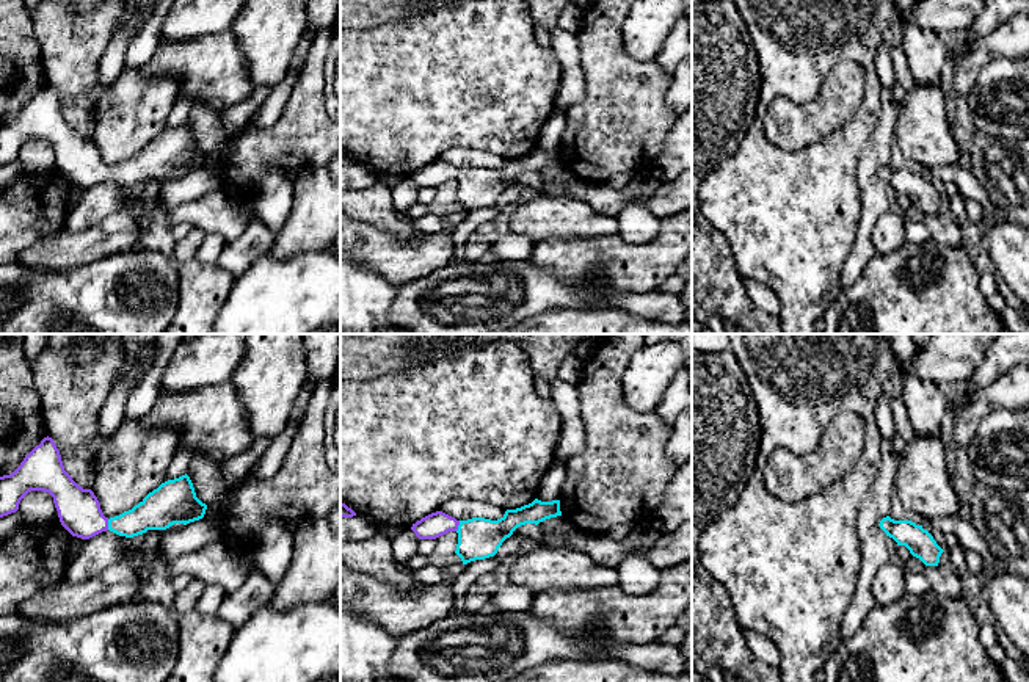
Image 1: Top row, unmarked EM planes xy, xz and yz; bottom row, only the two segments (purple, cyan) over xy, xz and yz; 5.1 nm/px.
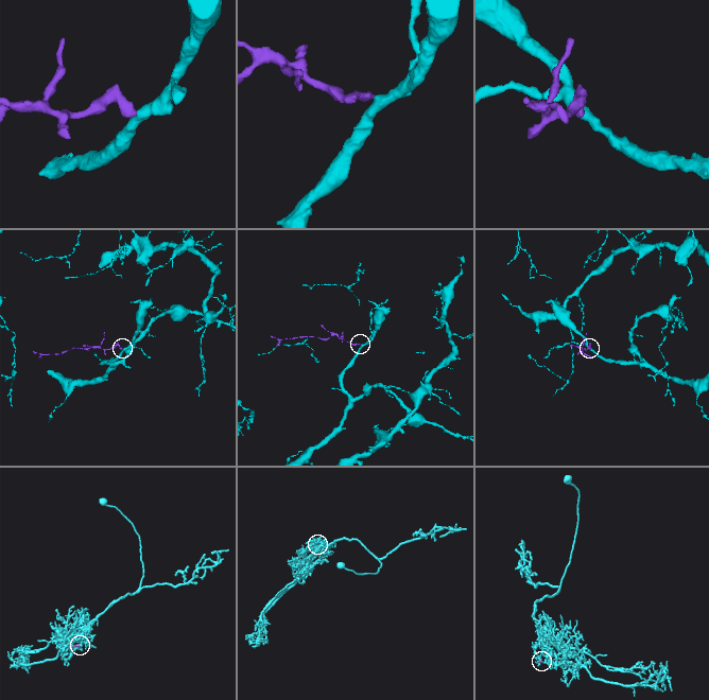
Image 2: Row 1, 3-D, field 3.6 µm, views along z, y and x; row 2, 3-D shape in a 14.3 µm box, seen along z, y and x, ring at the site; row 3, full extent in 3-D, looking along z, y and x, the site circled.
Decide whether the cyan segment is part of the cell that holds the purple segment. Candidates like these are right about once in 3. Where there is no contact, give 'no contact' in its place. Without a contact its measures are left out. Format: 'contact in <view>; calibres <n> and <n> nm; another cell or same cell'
contact in xy; calibres 220 and 180 nm; same cell

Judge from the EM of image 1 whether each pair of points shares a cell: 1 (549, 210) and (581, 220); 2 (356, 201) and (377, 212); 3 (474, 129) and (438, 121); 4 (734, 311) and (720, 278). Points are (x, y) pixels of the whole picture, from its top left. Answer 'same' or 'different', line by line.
1: same
2: same
3: same
4: same

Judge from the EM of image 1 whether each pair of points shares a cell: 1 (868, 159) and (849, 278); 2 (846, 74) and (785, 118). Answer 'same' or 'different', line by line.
1: same
2: same

